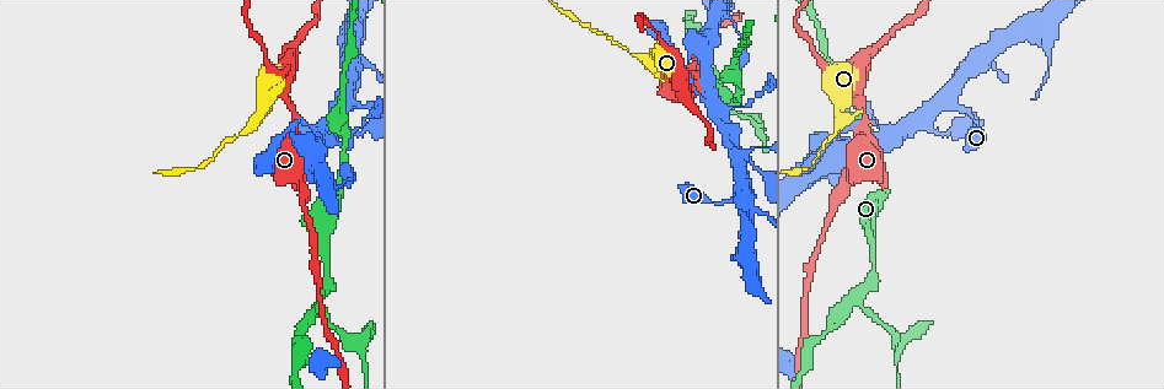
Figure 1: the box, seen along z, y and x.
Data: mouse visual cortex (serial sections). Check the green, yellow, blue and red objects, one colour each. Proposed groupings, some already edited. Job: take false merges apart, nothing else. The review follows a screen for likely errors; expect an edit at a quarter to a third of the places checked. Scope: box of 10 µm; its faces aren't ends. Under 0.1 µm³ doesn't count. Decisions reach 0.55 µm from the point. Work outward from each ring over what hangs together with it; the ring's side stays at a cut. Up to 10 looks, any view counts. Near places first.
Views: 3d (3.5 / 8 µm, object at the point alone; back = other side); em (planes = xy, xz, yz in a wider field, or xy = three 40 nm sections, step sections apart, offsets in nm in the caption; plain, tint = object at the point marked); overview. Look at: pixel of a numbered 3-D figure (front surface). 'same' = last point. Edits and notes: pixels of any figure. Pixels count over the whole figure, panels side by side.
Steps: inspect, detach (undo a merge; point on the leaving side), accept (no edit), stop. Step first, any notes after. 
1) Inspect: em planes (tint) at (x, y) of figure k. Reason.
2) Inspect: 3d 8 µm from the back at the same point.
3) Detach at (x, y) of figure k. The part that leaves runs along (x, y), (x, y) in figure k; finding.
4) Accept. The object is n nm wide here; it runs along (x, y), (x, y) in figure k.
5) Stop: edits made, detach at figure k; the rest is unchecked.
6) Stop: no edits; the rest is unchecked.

Inspect: 3d 8 µm at (896, 138) of figure 1. Sudden change in width.

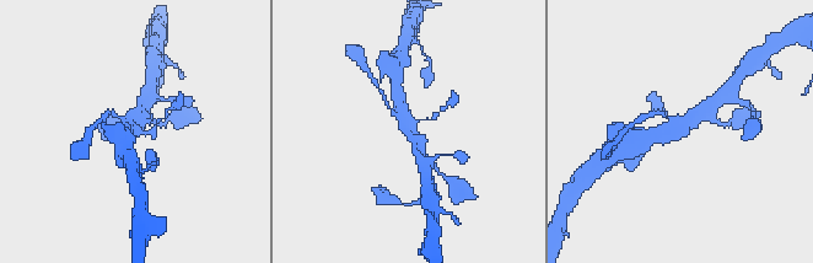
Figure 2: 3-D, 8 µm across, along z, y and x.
Inspect: em xy step 2 (tint) at the same point. 4 arms meet here; the arms are 100, 150, 250, 400 nm wide.

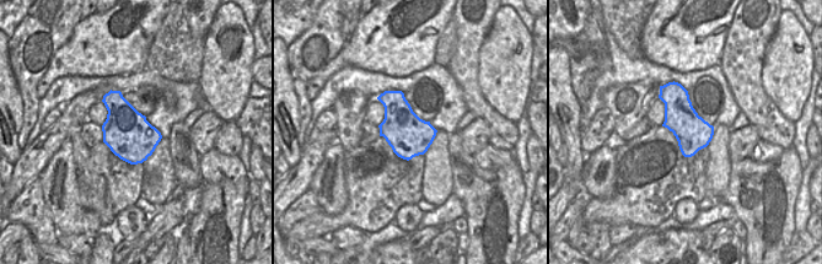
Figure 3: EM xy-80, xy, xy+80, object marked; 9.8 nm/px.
Accept. All the same cell.

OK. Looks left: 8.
Inspect: 3d 8 µm at (633, 55) of figure 1. Thin neck.

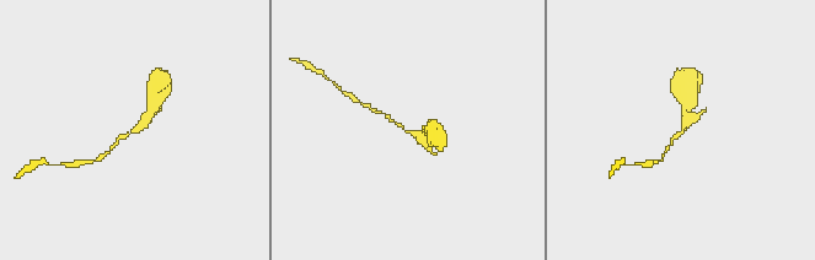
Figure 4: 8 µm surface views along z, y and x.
Inspect: em xy step 2 (tint) at the same point. The arms are 150, 250 nm wide; shape alone is not enough.

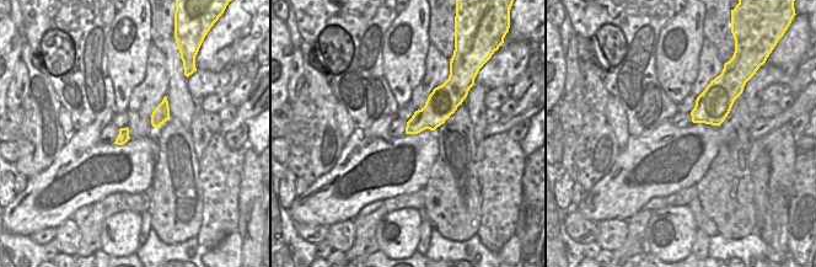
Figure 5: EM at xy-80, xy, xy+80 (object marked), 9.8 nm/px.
Accept. One cell here.

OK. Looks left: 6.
Inspect: 3d 3.5 µm at (718, 76) of figure 1. Side arm on a straight run.

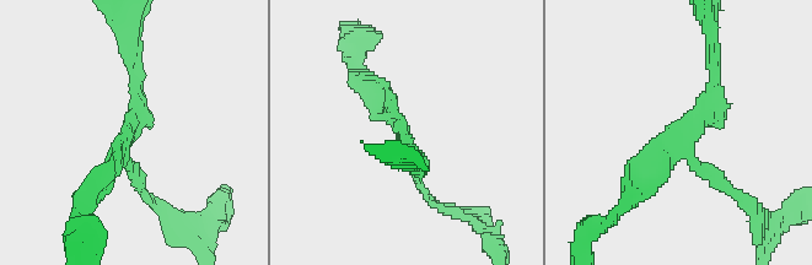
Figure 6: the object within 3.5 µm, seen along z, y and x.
Inspect: em xy step 2 (tint) at (683, 138) of figure 6.

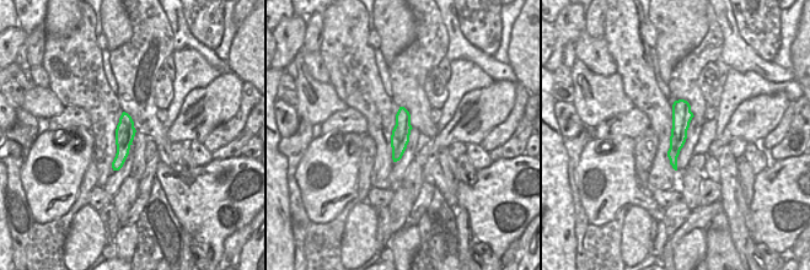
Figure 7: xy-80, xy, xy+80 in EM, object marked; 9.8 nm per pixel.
Detach at (731, 192) of figure 6. 3 arms meet here; the part that leaves runs along (700, 167), (763, 220) in figure 6; two cells meet here.

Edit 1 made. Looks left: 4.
Inspect: overview.

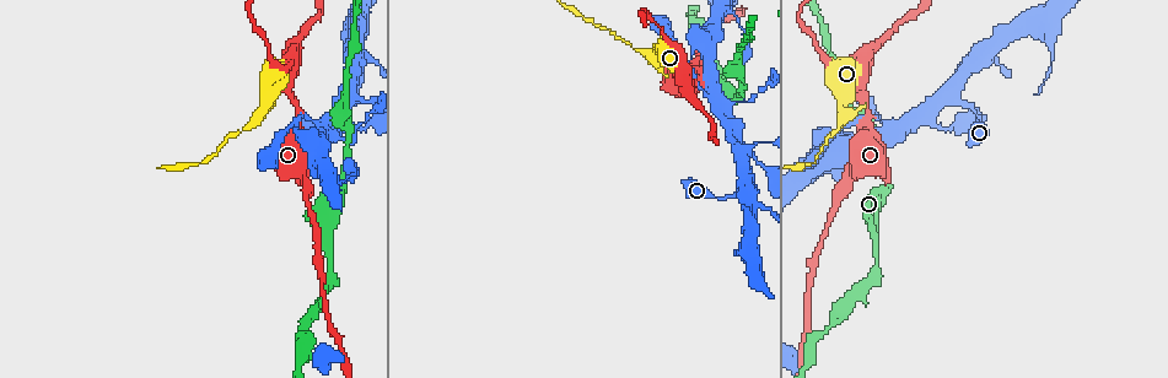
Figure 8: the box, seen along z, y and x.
Inspect: 3d 3.5 µm at (862, 64) of figure 8. Three arms meet.

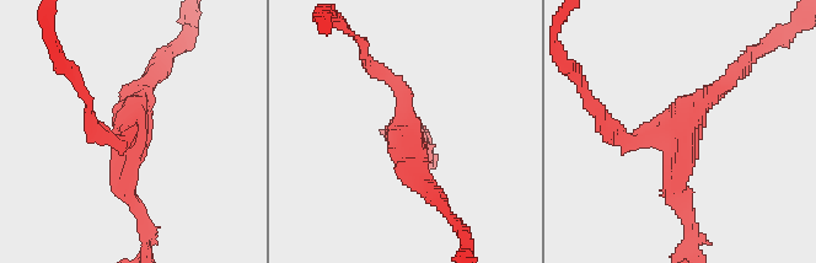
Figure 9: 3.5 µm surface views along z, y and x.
Inspect: em xy step 2 (tint) at (677, 135) of figure 9.

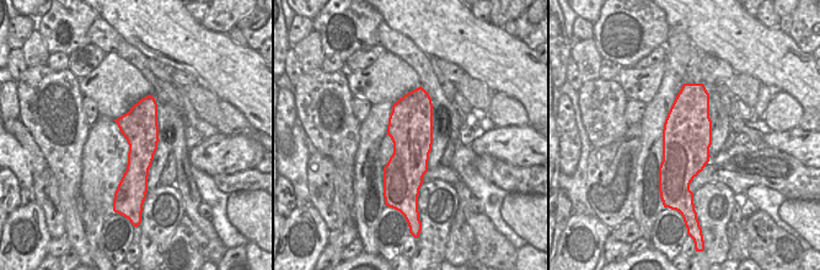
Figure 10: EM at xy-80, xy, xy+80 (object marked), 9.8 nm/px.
Accept. 3 arms meet here; the arms are 150, 200, 300 nm wide; it runs along (685, 204), (676, 133), (733, 76) in figure 9; one cell here.

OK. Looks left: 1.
Stop: edits made, detach at figure 6; the rest is unchecked.

